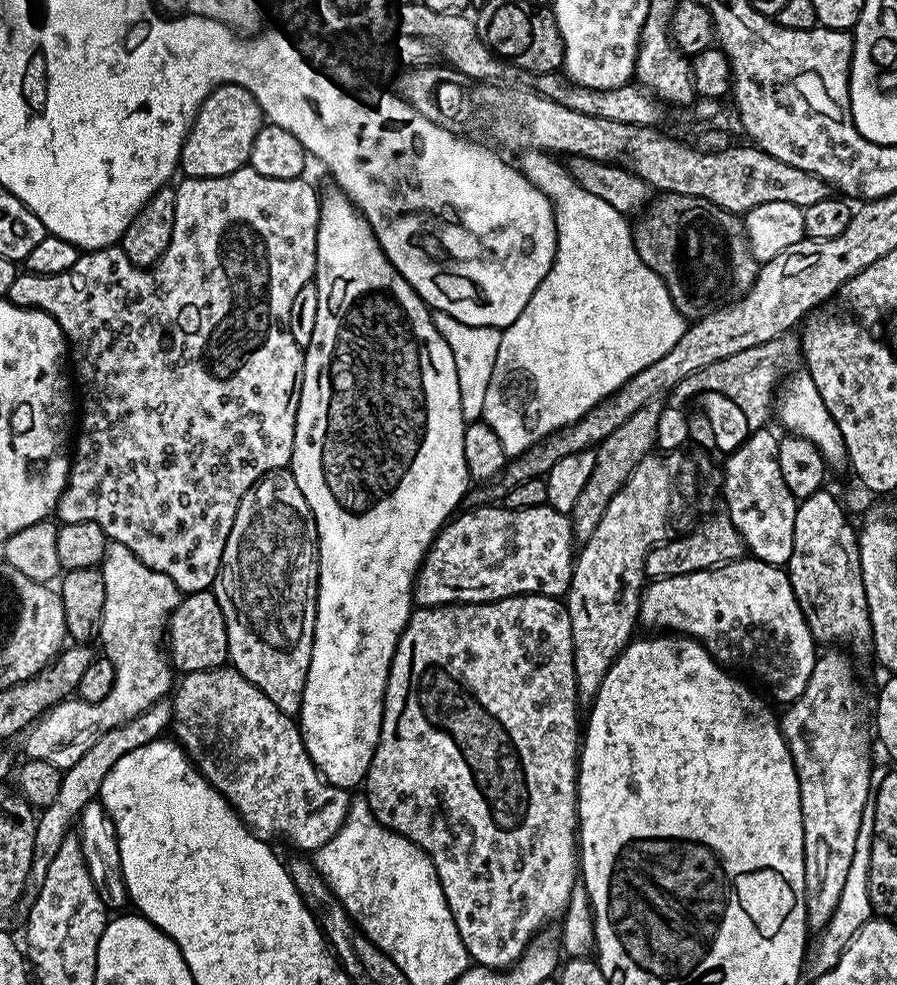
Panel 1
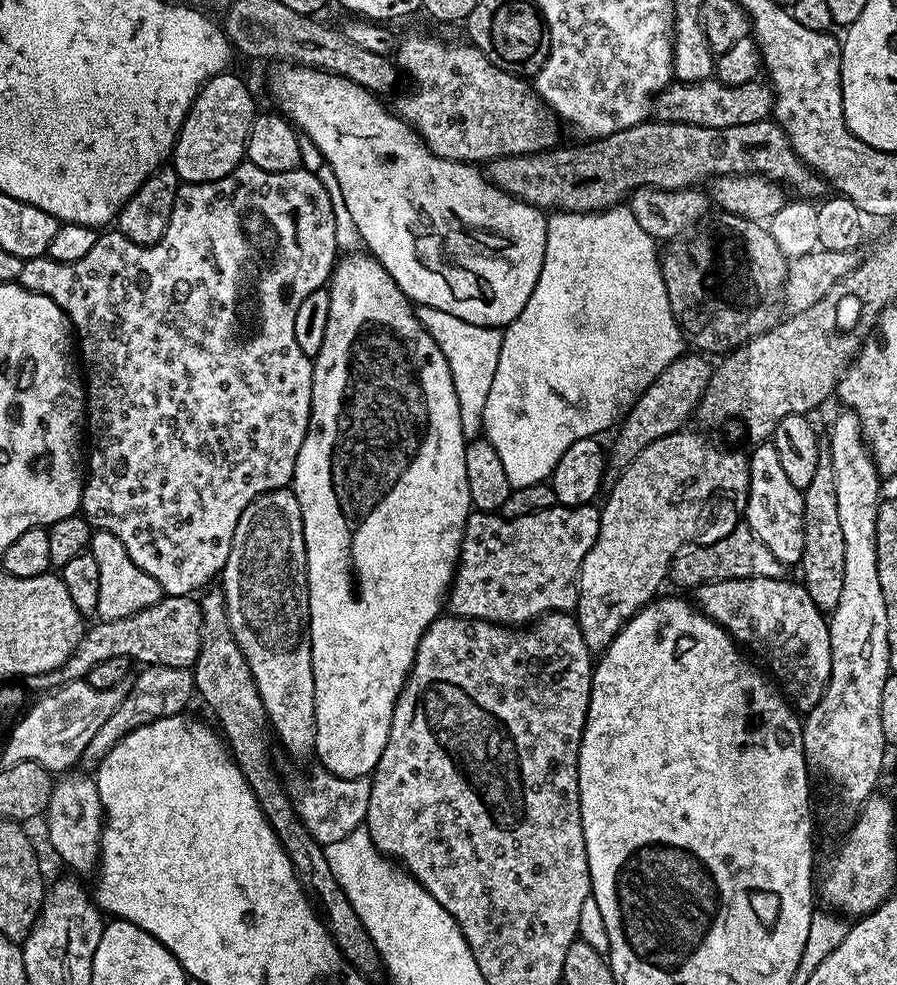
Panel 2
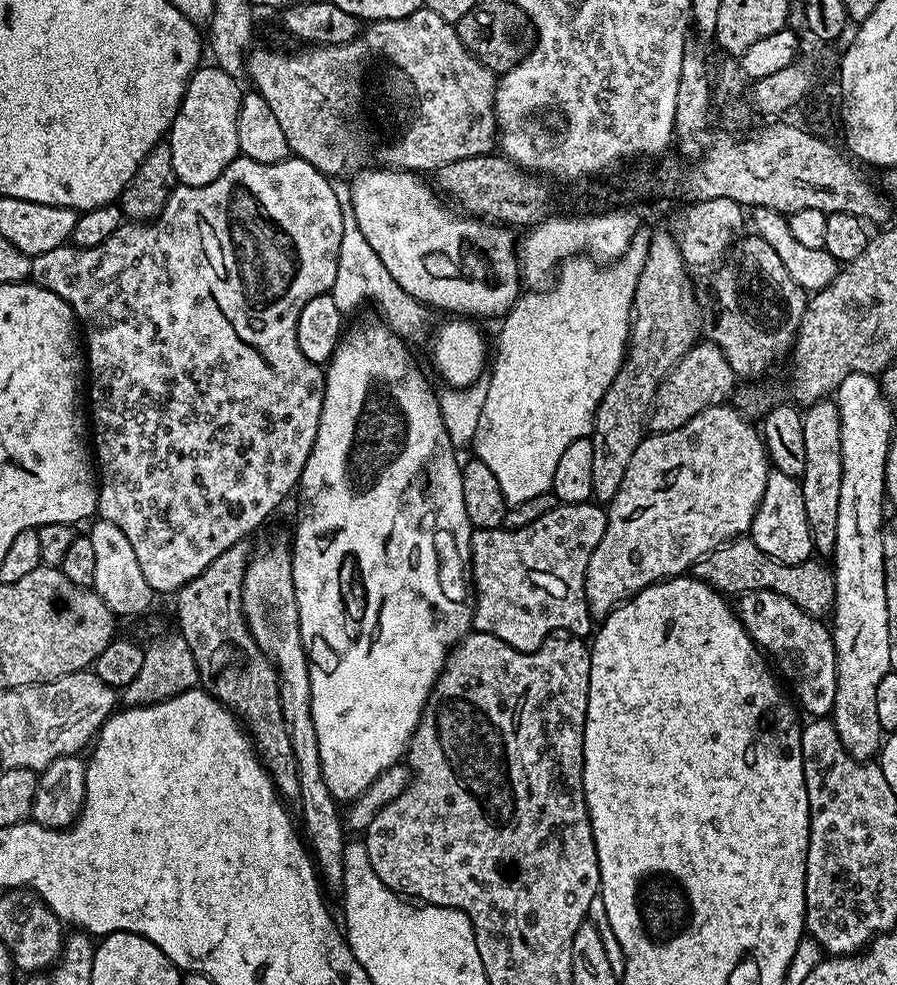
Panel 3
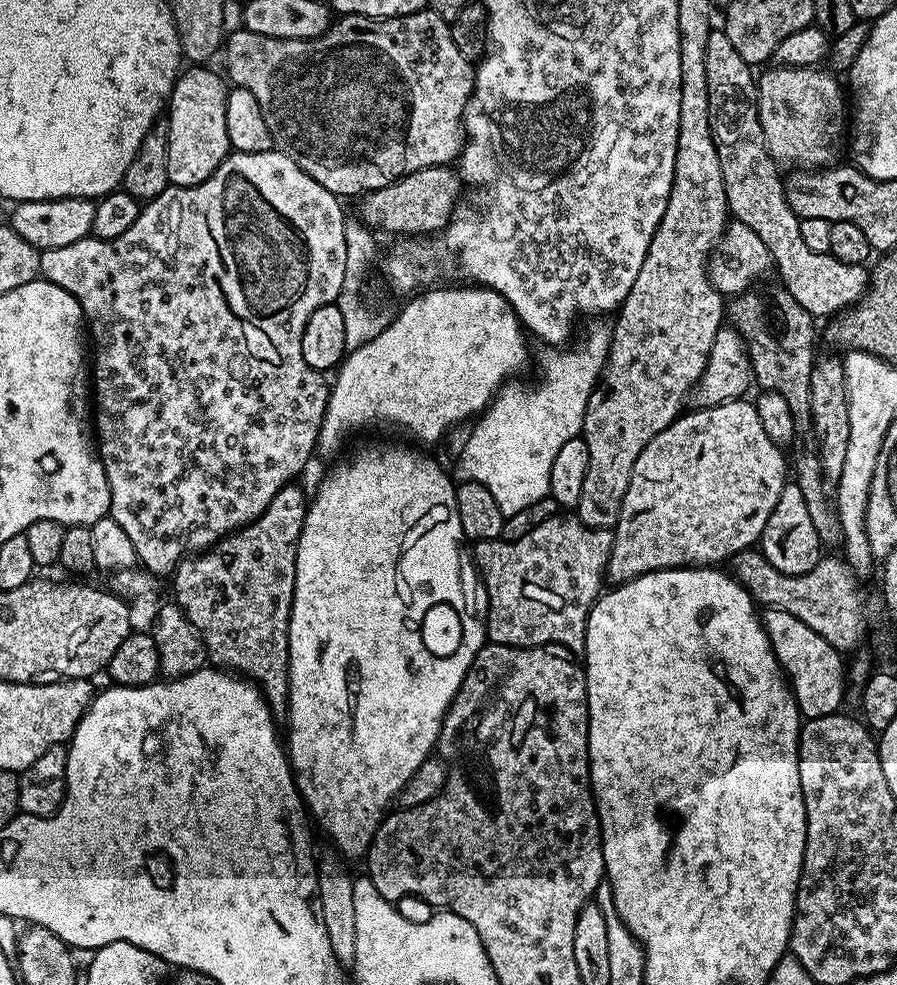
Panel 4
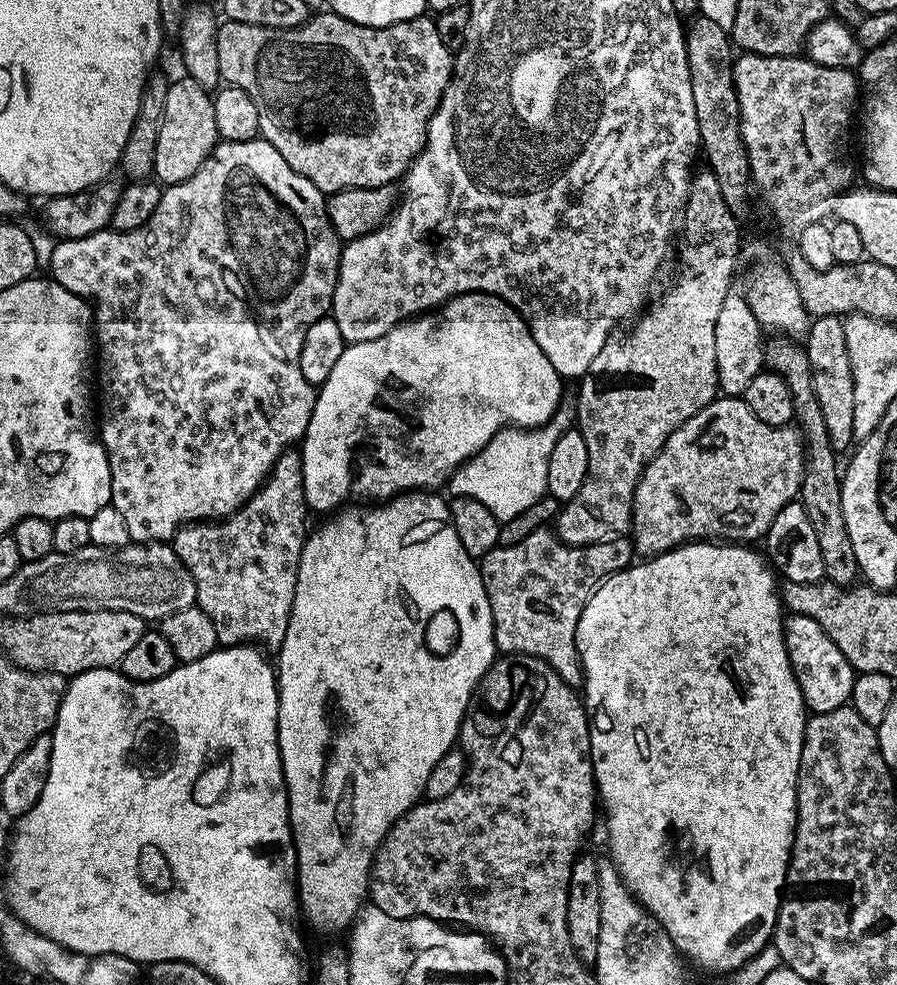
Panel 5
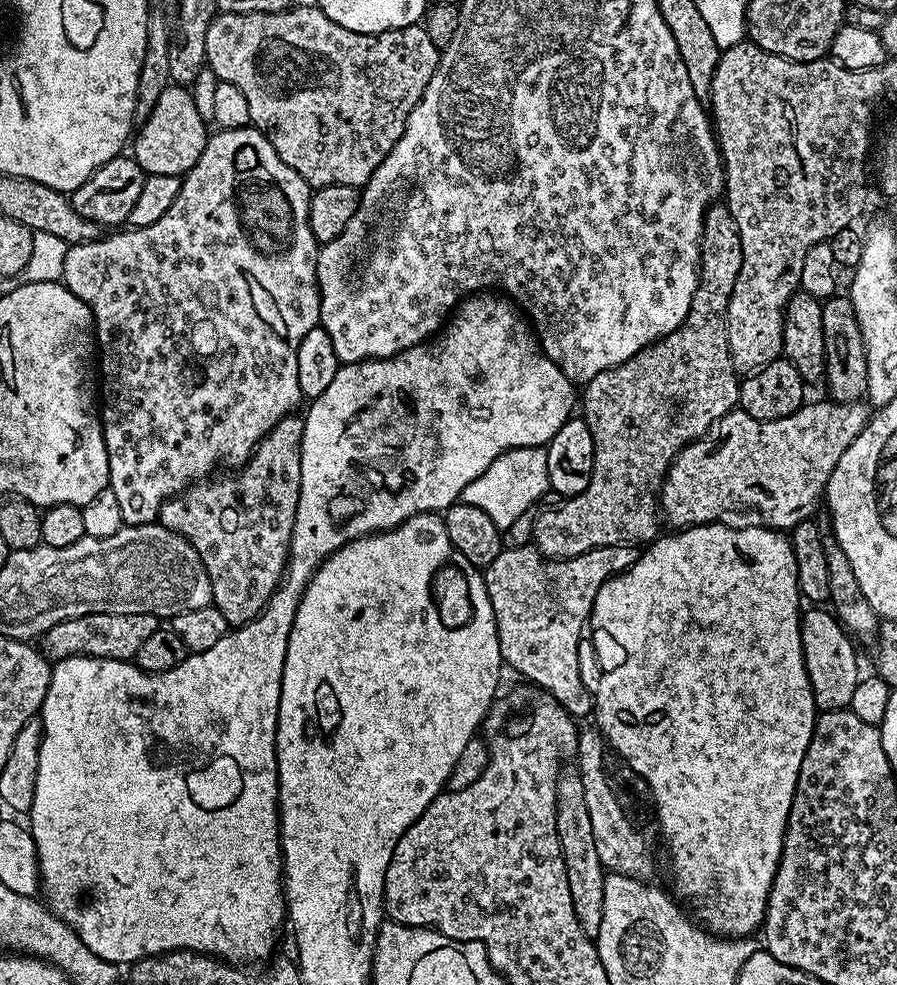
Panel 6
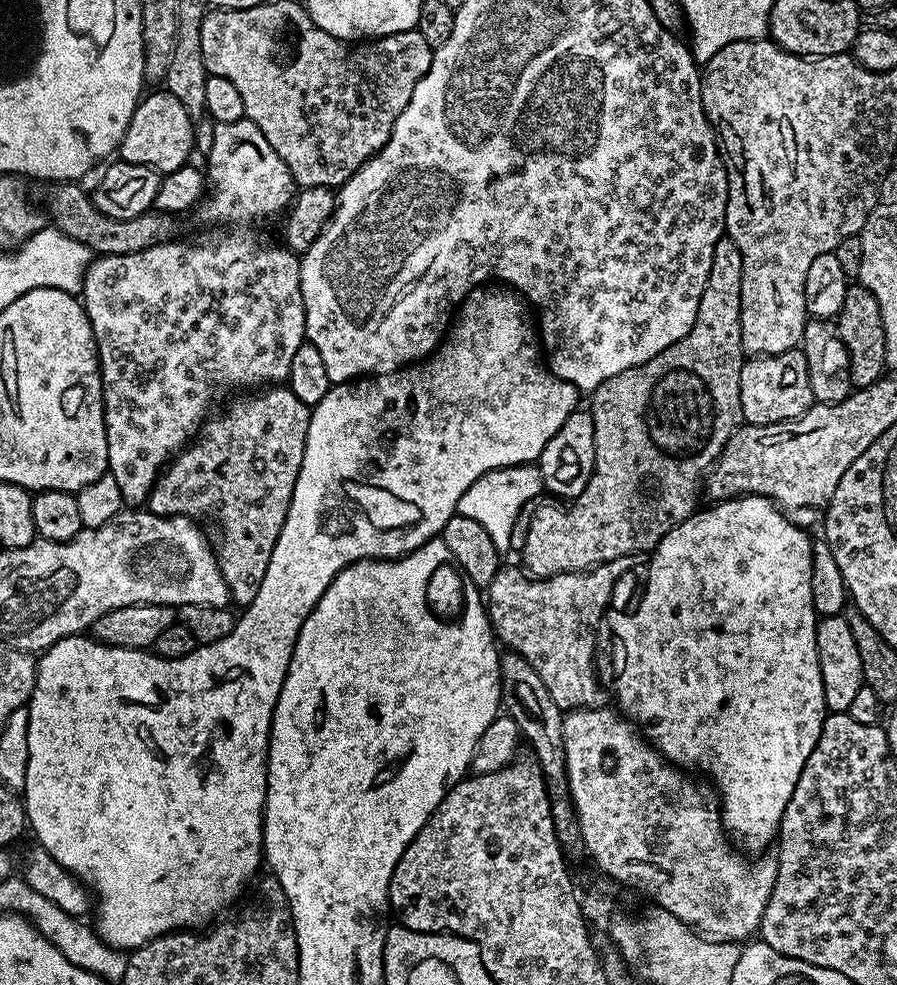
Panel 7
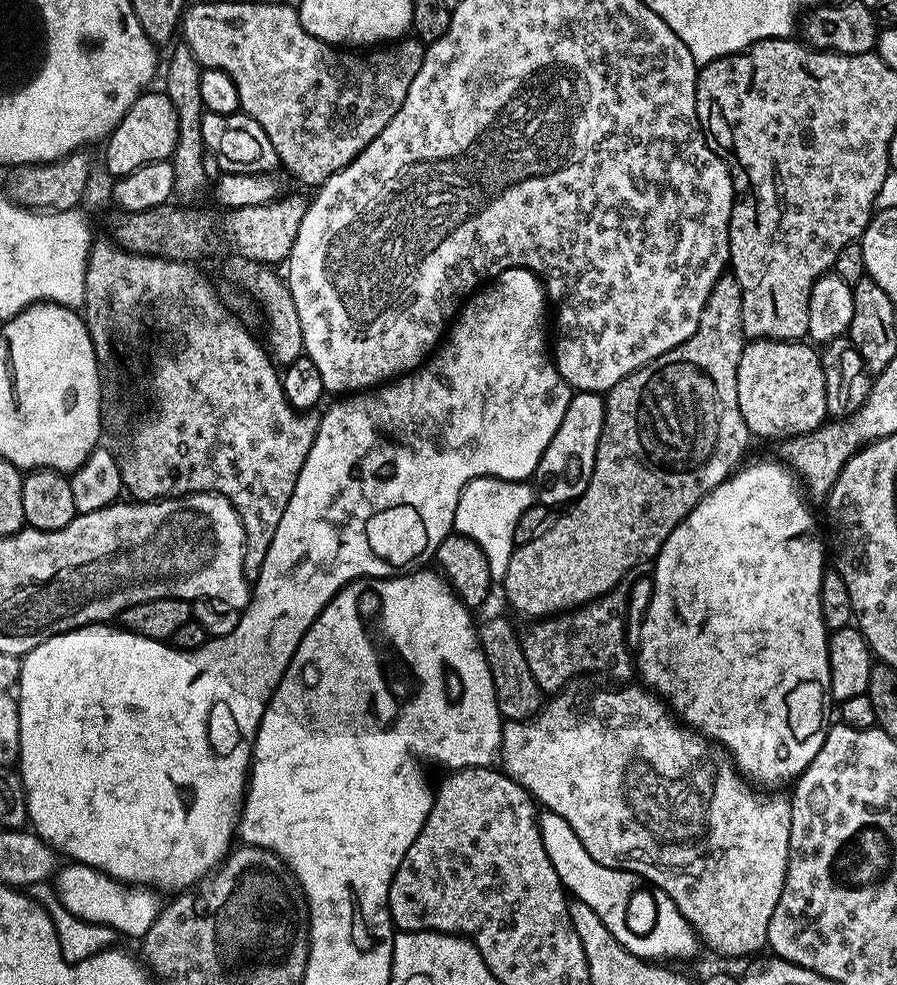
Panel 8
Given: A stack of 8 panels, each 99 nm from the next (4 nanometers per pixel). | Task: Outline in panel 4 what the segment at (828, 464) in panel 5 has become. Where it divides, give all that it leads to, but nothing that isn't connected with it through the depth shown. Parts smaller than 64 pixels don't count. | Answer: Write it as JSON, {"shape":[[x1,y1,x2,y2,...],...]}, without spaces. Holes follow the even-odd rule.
{"shape":[[776,286,773,292,768,292,765,296,759,296,756,290,741,292,727,305,726,316,730,321,731,327,736,329,748,349,748,359,752,361,752,375,755,383,766,392,782,394,786,398,786,403,790,405,790,414,794,417,794,434,796,435,791,442,790,472,794,477,794,482,798,490,802,490,802,498,806,498,806,510,810,510,810,518,814,522,814,530,818,530,818,538,821,545,828,550,836,550,844,543,842,534,842,522,838,518,836,501,829,485,822,474,822,458,818,455,818,442,812,433,812,415,810,414,810,374,812,365,818,359,816,352,816,336,818,340,818,328,814,325,814,318,794,298,789,292,784,291,783,287]]}

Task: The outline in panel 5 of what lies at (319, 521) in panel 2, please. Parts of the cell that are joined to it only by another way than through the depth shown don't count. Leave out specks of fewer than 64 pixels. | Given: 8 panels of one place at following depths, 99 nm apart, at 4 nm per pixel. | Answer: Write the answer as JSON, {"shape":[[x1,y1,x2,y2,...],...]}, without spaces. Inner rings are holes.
{"shape":[[432,490,402,492,375,506,345,506,325,520,328,521,321,528,313,527,304,541,294,606,286,626,286,638,278,649,278,742,284,781,288,787,288,809,292,841,296,844,298,895,303,919,307,923,309,920,320,932,347,933,369,899,376,851,392,829,392,824,405,816,423,797,430,770,438,766,444,755,453,751,460,734,460,723,470,710,480,680,491,668,492,661,497,659,498,649,492,633,492,611,484,580,480,577,480,565,468,557,462,542,458,542,458,530,454,530,452,525,452,510,447,499,443,500]]}

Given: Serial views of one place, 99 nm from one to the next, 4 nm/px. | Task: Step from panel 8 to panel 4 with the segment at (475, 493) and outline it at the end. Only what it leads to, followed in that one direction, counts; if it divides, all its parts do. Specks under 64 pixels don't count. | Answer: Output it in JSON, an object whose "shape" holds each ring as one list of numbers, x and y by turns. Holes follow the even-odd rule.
{"shape":[[604,322,589,323,592,325,588,328,588,337,581,344,573,343,563,350,548,350,540,360,540,381,533,388,517,382,505,383,479,419,471,425,466,446,462,446,455,457,455,475,460,480,473,480,486,486,504,516,518,514,518,510,526,510,526,506,534,506,534,502,549,495,550,466,554,466,554,457,562,446,566,446,566,442,577,439,583,433,586,406,590,402,590,394,600,382,612,341,611,327,600,323]]}

